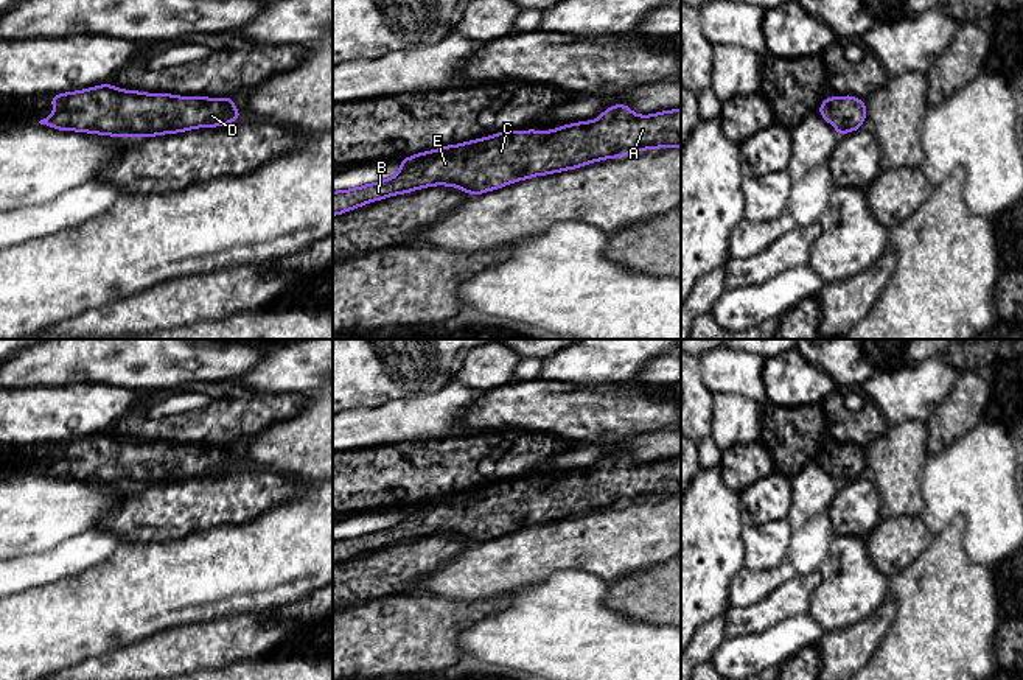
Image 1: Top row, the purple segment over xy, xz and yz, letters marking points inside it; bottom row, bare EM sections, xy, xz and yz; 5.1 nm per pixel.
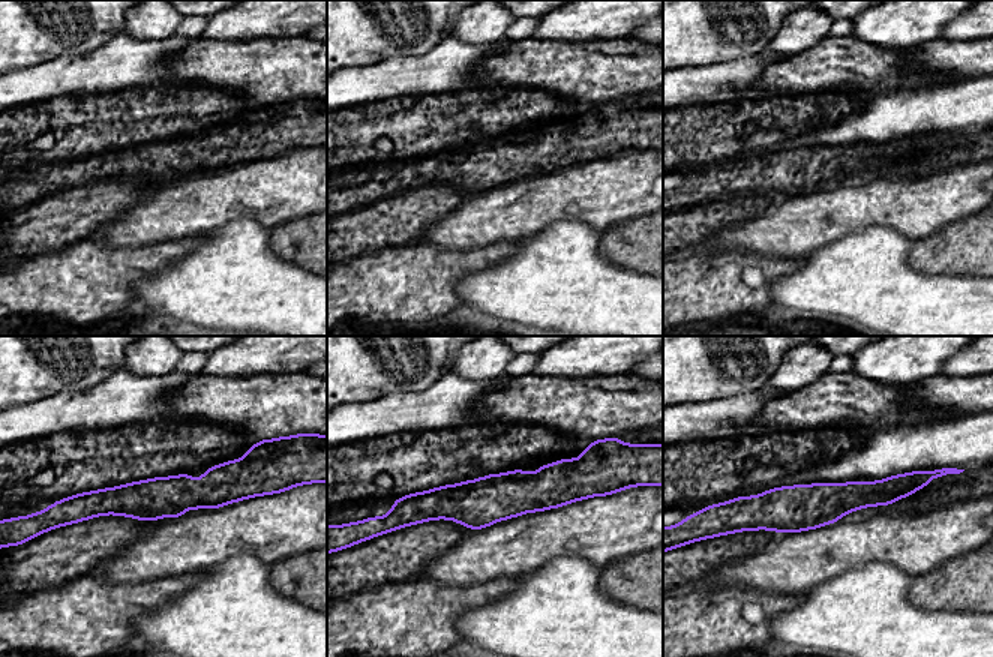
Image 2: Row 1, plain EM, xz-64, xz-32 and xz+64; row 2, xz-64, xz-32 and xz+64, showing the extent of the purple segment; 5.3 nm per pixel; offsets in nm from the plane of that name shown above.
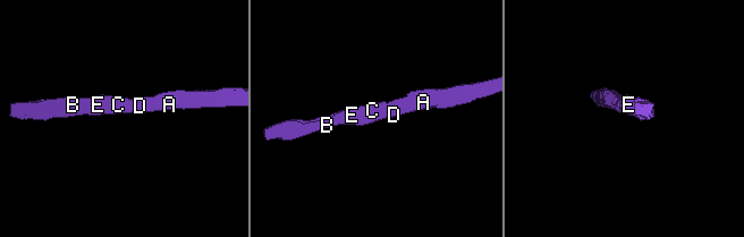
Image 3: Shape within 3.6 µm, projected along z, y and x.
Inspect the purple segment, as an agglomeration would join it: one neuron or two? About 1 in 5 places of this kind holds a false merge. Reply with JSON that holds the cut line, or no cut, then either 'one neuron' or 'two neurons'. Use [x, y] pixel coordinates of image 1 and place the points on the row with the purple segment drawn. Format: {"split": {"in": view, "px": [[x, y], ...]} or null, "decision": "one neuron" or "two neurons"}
{"split": null, "decision": "one neuron"}

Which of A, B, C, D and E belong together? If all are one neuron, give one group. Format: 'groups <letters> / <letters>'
groups A B C D E

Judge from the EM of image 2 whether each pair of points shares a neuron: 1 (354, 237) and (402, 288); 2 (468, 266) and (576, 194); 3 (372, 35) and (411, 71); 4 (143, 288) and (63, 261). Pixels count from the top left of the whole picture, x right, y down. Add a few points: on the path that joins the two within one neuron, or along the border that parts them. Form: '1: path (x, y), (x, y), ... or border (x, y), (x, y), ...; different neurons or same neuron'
1: border (404, 245), (365, 252), (342, 261); different neurons
2: border (513, 240), (492, 242), (471, 251); different neurons
3: border (429, 50), (420, 54), (390, 56), (362, 68); different neurons
4: border (164, 267), (137, 281), (134, 300); different neurons

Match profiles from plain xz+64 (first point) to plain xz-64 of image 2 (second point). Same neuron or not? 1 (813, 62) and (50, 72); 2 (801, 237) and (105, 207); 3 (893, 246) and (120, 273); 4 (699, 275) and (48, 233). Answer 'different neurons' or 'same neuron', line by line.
1: different neurons
2: different neurons
3: different neurons
4: different neurons

